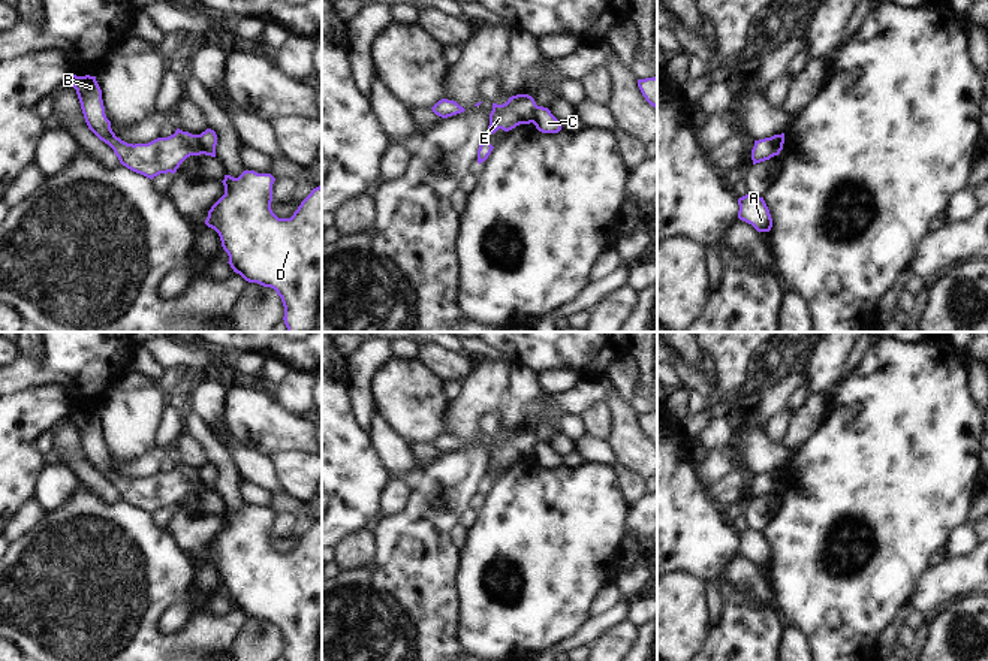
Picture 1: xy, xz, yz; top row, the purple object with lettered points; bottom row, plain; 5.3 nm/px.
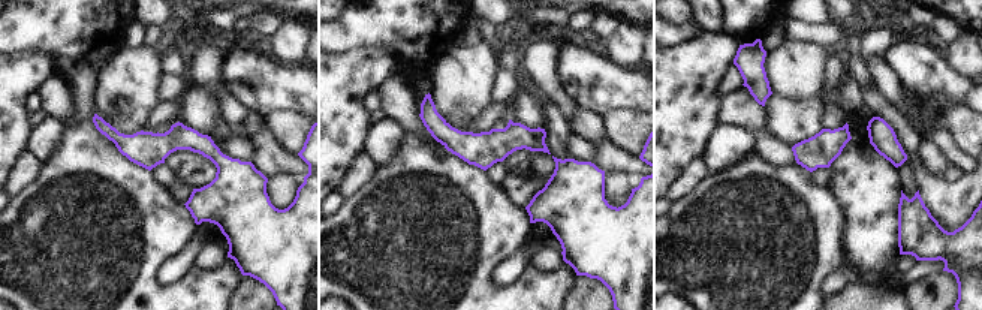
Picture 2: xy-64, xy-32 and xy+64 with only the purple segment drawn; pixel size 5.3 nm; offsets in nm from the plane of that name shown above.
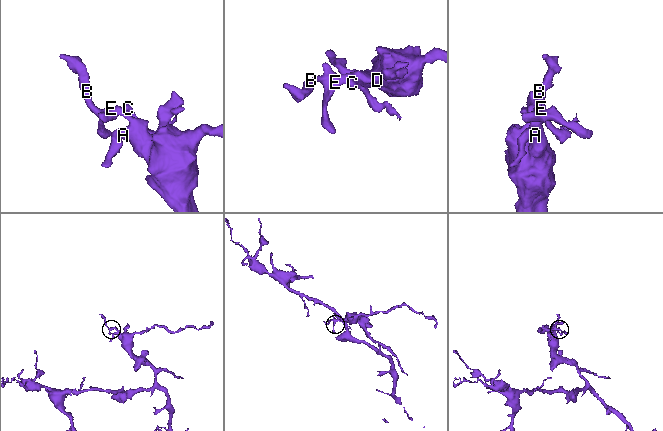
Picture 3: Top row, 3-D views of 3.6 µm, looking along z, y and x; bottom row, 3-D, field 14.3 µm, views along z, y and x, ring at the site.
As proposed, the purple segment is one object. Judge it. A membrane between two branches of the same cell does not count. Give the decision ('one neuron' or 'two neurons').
two neurons

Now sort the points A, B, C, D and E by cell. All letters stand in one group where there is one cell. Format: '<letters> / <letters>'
A B D E / C

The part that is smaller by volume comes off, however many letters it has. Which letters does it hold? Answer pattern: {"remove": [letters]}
{"remove": ["C"]}

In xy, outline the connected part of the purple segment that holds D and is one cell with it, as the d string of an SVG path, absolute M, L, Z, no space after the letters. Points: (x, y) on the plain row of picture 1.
M254 505L238 513L225 510L225 529L208 546L205 559L219 568L234 607L277 627L286 661L322 661L322 520L311 525L290 553L278 553L271 544L274 516L271 508Z

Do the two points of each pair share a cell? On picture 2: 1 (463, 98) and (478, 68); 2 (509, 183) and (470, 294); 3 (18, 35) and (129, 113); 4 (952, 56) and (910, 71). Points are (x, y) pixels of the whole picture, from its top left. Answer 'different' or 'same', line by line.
1: same
2: different
3: different
4: different

